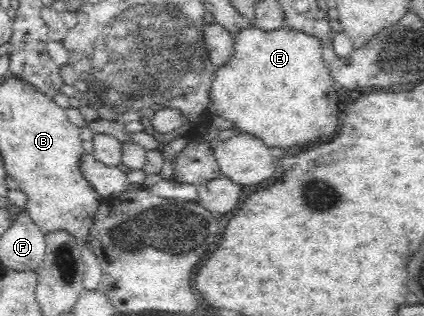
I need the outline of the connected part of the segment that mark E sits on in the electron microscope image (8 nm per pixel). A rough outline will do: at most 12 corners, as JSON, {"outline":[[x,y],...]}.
{"outline":[[254,26],[217,70],[213,112],[268,148],[338,132],[316,38]]}

